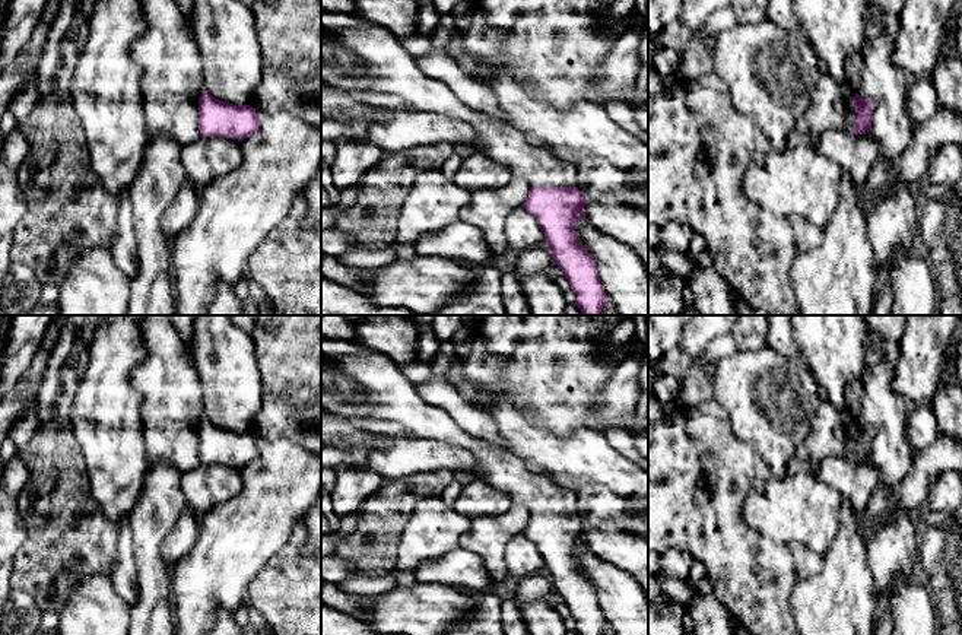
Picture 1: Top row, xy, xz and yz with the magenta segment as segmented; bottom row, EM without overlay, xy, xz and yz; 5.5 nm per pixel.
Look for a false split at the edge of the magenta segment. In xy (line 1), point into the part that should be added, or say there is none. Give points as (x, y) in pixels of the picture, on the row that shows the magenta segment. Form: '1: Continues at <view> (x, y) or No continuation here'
1: No continuation here

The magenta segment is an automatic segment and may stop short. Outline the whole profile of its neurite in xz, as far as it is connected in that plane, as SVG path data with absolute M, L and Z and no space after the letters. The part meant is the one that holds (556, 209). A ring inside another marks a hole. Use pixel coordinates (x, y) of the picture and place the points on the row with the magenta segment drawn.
M321 10L321 80L345 91L397 95L415 111L438 112L470 124L477 134L477 147L505 163L512 178L524 178L530 184L523 207L539 222L546 247L577 295L575 305L582 315L603 315L603 305L609 299L597 273L596 258L577 239L574 231L578 216L587 220L585 199L578 190L578 171L566 156L543 146L531 146L524 134L505 120L467 107L445 83L426 76L390 31L347 13Z

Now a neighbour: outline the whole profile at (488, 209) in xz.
M512 178L501 188L472 191L470 203L458 213L458 220L482 231L493 258L508 250L505 220L512 210L523 207L530 188L527 180Z

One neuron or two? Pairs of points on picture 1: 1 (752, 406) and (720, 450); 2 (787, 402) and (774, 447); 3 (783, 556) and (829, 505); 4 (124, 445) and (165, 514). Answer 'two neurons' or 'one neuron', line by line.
1: two neurons
2: one neuron
3: two neurons
4: two neurons

